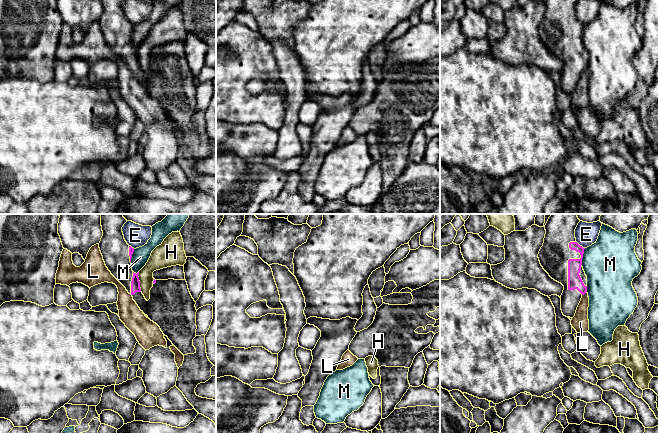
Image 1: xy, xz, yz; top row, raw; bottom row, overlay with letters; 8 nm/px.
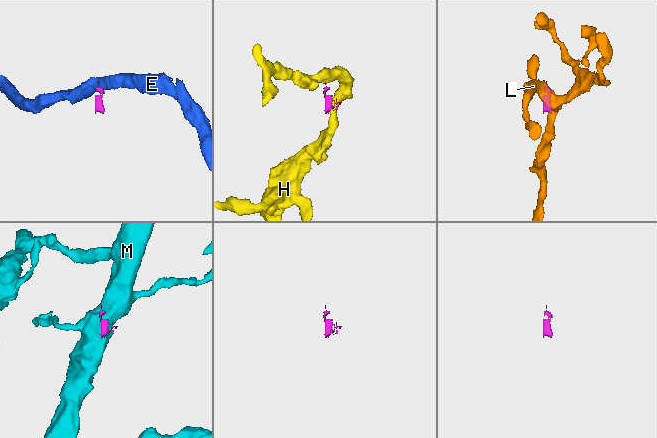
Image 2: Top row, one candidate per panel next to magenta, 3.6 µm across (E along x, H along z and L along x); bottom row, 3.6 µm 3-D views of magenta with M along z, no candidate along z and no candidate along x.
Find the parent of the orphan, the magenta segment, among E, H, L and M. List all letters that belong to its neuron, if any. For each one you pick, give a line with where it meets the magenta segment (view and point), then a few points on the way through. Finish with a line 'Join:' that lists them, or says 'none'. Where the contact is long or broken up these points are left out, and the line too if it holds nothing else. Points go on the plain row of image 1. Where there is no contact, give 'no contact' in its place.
Join: none

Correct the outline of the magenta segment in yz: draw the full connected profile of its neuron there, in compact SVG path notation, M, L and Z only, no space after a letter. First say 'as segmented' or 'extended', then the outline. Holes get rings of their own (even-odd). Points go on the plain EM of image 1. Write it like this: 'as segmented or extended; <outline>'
extended; M546 0L545 14L538 34L543 45L564 62L561 86L573 94L582 72L587 68L587 52L582 43L584 25L576 18L578 0Z

